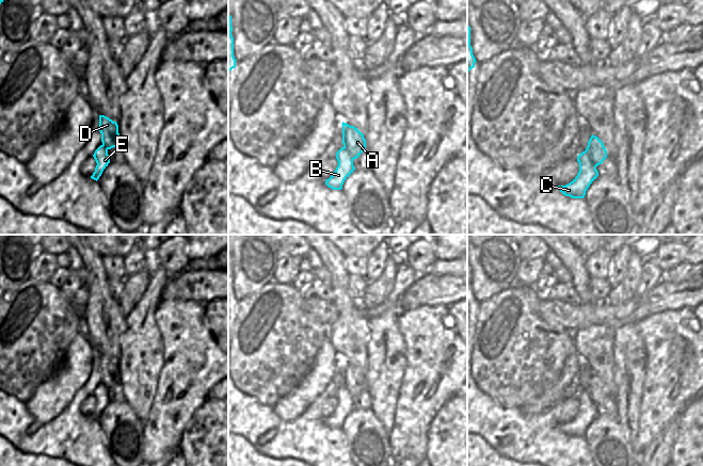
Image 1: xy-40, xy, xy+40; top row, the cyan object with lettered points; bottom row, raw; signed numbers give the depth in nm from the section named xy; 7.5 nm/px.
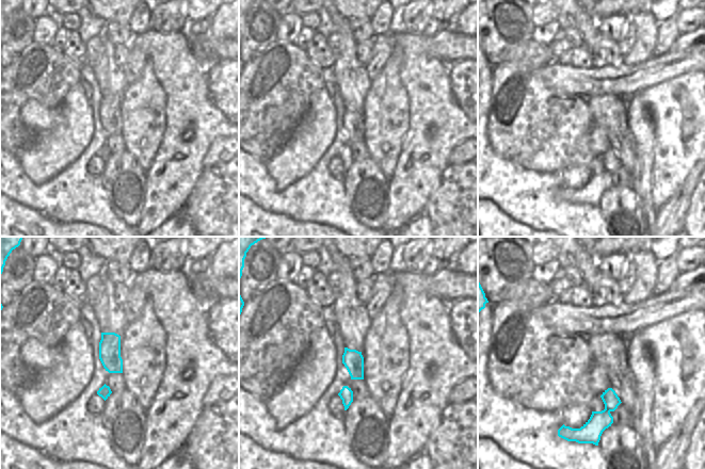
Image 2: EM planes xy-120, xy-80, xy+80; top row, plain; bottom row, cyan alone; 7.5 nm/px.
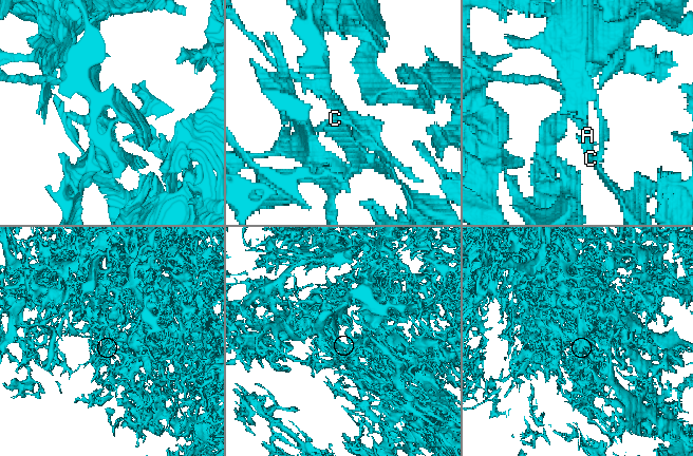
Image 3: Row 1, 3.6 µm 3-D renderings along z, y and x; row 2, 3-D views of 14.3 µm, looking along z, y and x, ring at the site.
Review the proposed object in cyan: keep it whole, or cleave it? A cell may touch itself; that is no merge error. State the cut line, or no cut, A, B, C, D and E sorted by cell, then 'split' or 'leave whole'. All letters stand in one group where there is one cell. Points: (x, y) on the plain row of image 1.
cut in xy+40 along (585, 389), (595, 405); A D / B C E; split

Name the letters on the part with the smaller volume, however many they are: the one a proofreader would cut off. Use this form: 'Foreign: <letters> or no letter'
Foreign: A, D

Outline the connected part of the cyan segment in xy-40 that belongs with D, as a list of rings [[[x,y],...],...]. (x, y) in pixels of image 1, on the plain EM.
[[[99,354],[99,370],[101,372],[102,384],[107,388],[121,384],[121,374],[118,372],[118,364],[105,354]]]

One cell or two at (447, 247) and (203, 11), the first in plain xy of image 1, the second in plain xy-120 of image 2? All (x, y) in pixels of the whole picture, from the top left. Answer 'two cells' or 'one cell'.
one cell

